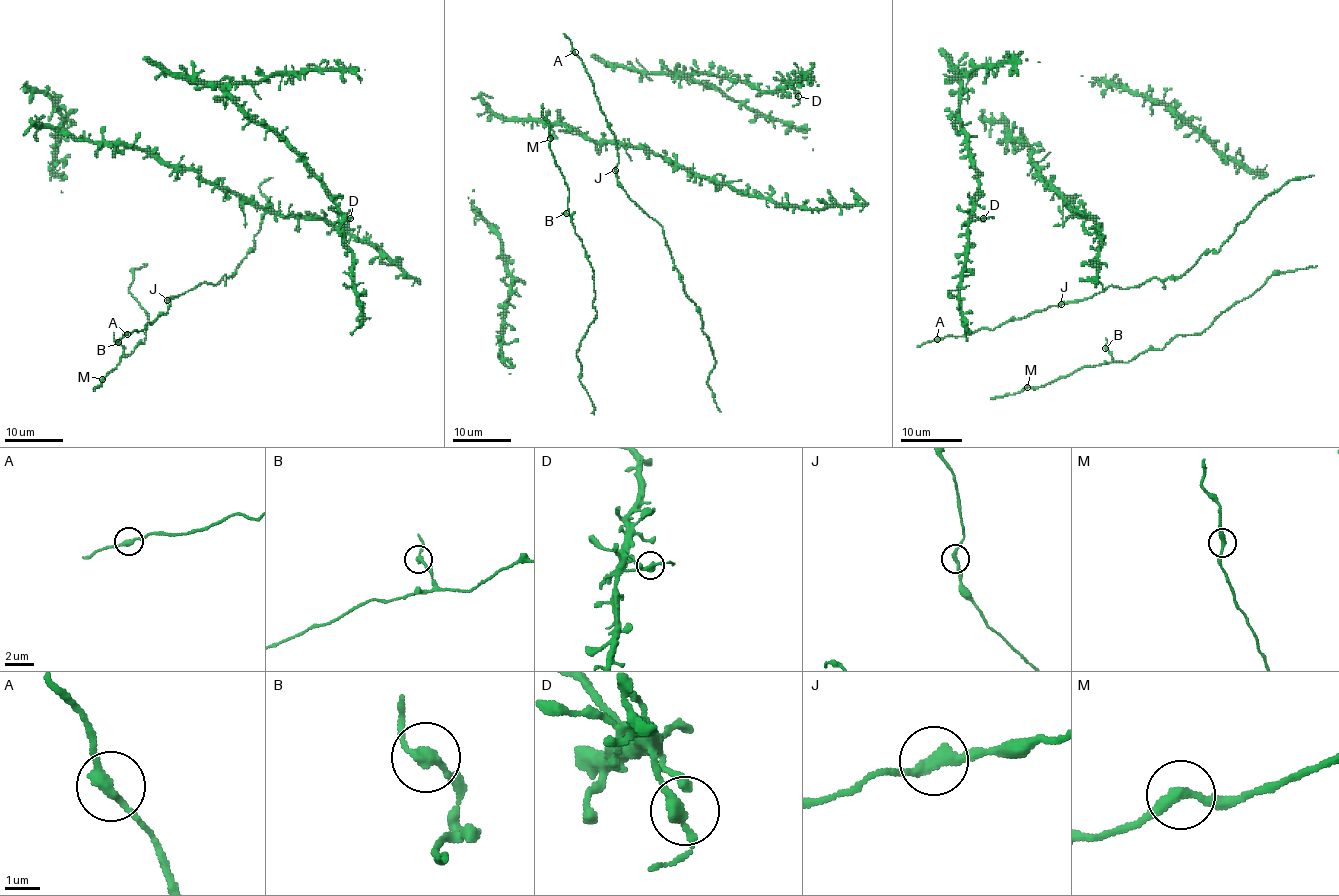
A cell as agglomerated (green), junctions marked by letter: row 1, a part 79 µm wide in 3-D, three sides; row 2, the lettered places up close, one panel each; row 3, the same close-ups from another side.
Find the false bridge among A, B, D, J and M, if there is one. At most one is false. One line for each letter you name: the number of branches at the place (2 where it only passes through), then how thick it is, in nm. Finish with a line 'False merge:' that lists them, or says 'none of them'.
False merge: none of them

